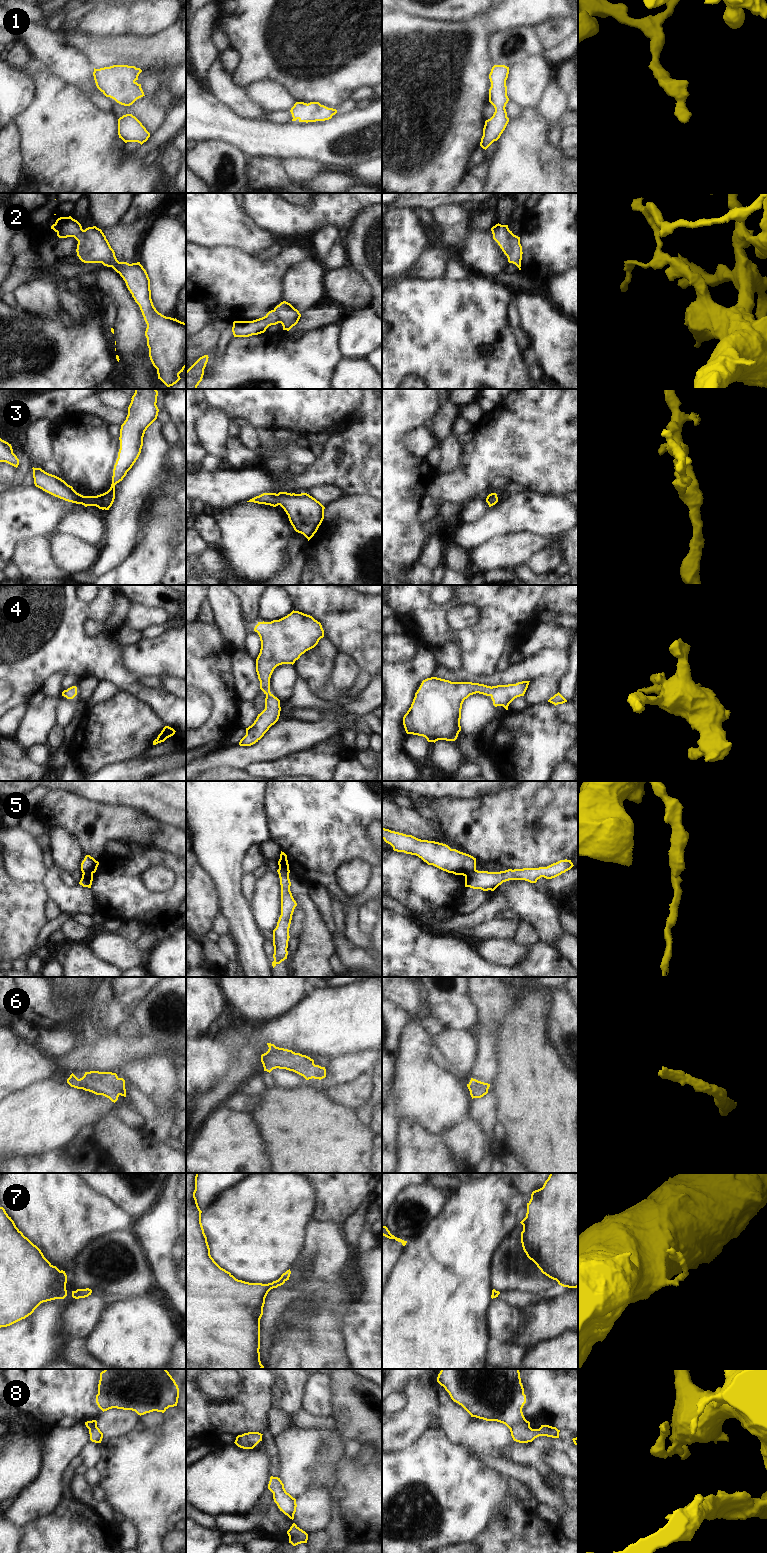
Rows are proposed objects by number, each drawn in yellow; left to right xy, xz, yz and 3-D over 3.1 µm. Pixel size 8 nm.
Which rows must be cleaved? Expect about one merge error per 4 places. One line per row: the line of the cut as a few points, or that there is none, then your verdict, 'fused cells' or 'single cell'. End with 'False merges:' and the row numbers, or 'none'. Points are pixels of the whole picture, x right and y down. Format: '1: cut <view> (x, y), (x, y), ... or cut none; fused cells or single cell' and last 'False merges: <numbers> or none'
1: cut none; single cell
2: cut none; single cell
3: cut none; single cell
4: cut none; single cell
5: cut yz (476, 870), (465, 876); fused cells
6: cut none; single cell
7: cut none; single cell
8: cut none; single cell
False merges: 5

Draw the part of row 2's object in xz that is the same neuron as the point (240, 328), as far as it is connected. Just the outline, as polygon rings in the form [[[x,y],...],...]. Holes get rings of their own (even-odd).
[[[283,301],[264,317],[253,321],[234,321],[232,332],[234,337],[249,337],[264,333],[271,325],[281,323],[283,330],[289,331],[295,326],[301,314],[290,303]]]

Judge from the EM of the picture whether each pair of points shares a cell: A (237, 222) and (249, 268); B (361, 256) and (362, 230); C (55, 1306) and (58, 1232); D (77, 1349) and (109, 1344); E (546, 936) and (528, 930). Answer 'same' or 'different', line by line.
A: different
B: same
C: same
D: different
E: different

